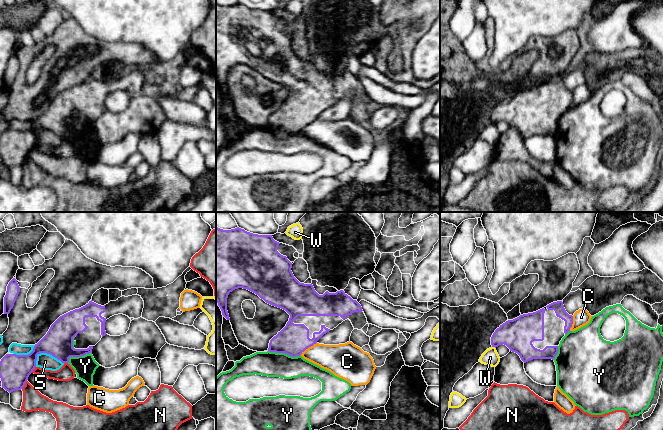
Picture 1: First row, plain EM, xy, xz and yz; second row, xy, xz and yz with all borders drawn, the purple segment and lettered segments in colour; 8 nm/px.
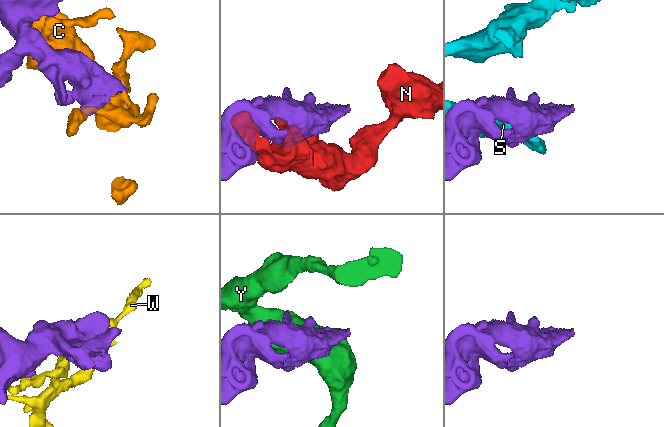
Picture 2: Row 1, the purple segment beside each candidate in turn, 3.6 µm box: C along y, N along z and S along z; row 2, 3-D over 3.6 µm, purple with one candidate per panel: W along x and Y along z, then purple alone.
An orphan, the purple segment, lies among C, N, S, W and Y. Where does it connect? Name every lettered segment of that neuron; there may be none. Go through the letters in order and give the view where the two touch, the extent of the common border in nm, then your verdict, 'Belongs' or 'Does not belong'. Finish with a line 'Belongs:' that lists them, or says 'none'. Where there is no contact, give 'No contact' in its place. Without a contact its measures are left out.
C: Touches purple in xz. Shared border 170 nm. Does not belong
N: Touches purple in xy. Shared border 80 nm. Does not belong
S: Touches purple in xy. Shared border 240 nm. Does not belong
W: Touches purple in yz. Shared border 40 nm. Does not belong
Y: Touches purple in xz. Shared border 260 nm. Does not belong
Belongs: none

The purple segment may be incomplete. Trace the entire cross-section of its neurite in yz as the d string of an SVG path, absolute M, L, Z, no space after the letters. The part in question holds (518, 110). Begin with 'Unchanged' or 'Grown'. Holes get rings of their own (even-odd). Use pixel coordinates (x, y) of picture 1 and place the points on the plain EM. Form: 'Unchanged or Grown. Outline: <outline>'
Grown. Outline: M562 77L553 78L546 83L508 96L495 106L491 113L492 123L506 121L510 127L517 129L526 139L533 135L554 135L562 114L570 107L573 92L569 91Z

